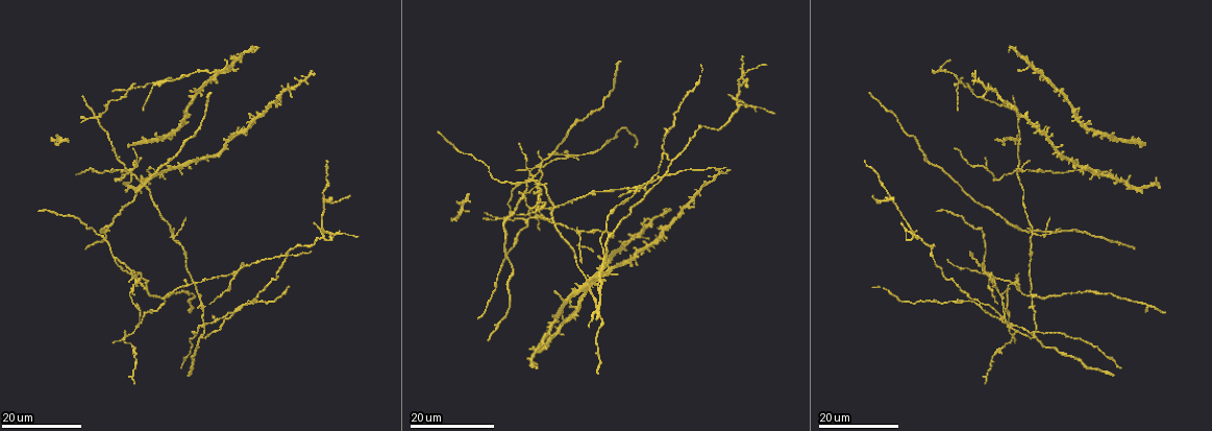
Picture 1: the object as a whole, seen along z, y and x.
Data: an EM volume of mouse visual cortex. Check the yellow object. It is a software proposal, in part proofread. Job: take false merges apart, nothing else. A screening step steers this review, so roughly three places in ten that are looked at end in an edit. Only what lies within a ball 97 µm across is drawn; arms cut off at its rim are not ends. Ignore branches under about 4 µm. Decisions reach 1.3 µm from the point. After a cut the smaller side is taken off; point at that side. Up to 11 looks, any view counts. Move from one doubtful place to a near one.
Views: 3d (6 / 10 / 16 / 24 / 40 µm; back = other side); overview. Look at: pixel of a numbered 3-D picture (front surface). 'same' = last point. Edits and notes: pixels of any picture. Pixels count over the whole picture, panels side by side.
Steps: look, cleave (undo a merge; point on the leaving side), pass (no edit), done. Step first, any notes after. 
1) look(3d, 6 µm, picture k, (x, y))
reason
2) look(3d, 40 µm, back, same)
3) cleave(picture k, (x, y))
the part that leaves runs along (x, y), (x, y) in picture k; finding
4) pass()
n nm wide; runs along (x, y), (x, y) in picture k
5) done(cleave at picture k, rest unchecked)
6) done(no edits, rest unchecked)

look(3d, 24 µm, picture 1, (97, 114))
four-way junction

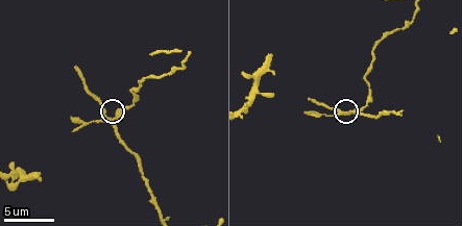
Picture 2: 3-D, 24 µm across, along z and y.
look(3d, 6 µm, picture 2, (115, 118))

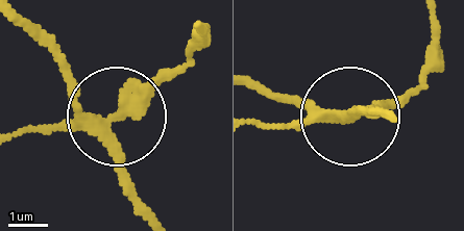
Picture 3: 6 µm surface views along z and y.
cleave(picture 3, (144, 100))
side arm 16 µm; 4 arms; two cells meet here

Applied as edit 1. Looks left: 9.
look(overview)

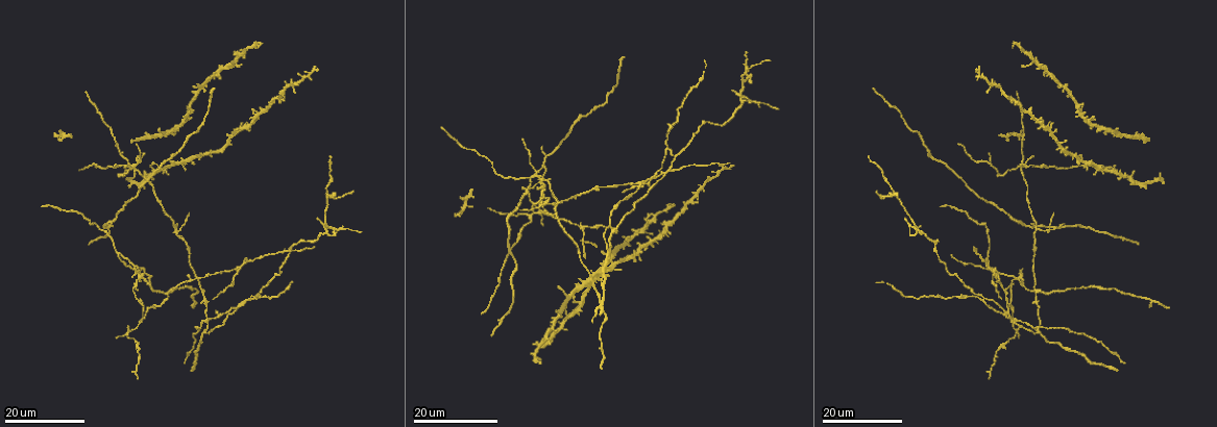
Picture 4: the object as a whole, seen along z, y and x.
look(3d, 24 µm, picture 4, (138, 268))
arms run side by side

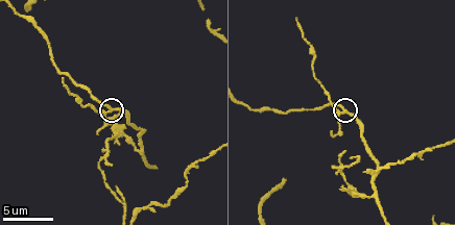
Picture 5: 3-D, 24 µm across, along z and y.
look(3d, 6 µm, picture 5, (112, 107))

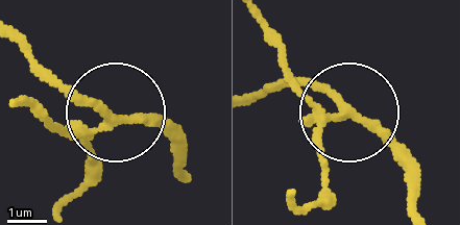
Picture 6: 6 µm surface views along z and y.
cleave(picture 6, (91, 155))
5 arms; the part that leaves runs along (82, 138), (23, 107) in picture 6; two cells meet here

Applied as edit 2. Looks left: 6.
look(3d, 24 µm, picture 4, (128, 165))
branch point

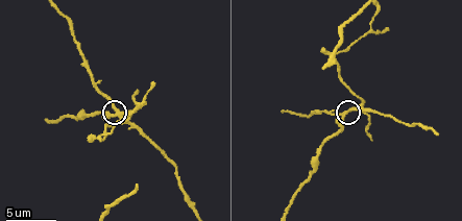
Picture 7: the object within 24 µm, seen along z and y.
look(3d, 6 µm, picture 7, (117, 111))

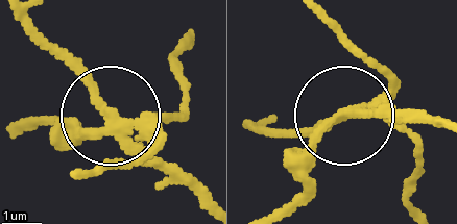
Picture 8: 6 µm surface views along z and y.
cleave(picture 8, (80, 139))
3 arms; the part that leaves runs along (120, 130), (33, 121) in picture 8; two cells meet here

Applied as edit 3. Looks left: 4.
look(overview)

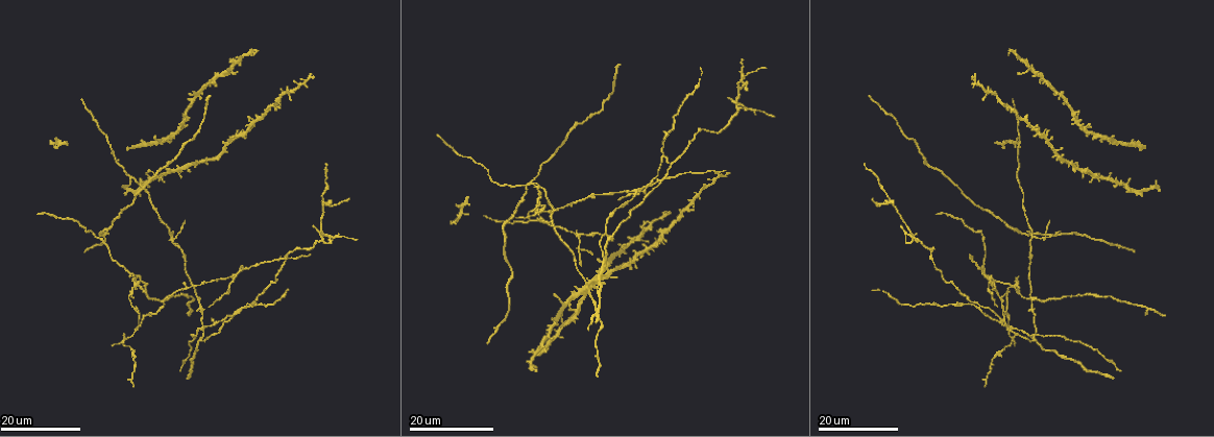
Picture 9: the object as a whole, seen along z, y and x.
look(3d, 16 µm, picture 9, (1033, 312))

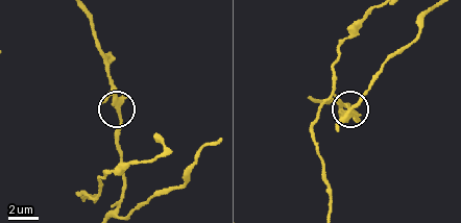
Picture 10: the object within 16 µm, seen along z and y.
look(3d, 6 µm, picture 10, (116, 107))

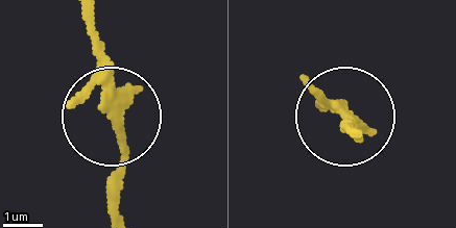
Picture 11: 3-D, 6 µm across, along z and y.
look(3d, 6 µm, back, picture 11, (111, 116))

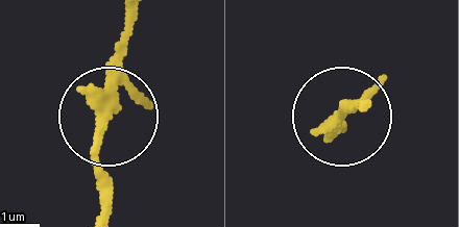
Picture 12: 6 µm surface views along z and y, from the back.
pass()
3 arms; runs along (134, 21), (94, 160), (103, 210) in picture 12; all the same cell

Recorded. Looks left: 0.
done(cleave at picture 3, cleave at picture 6, cleave at picture 8, rest unchecked)

